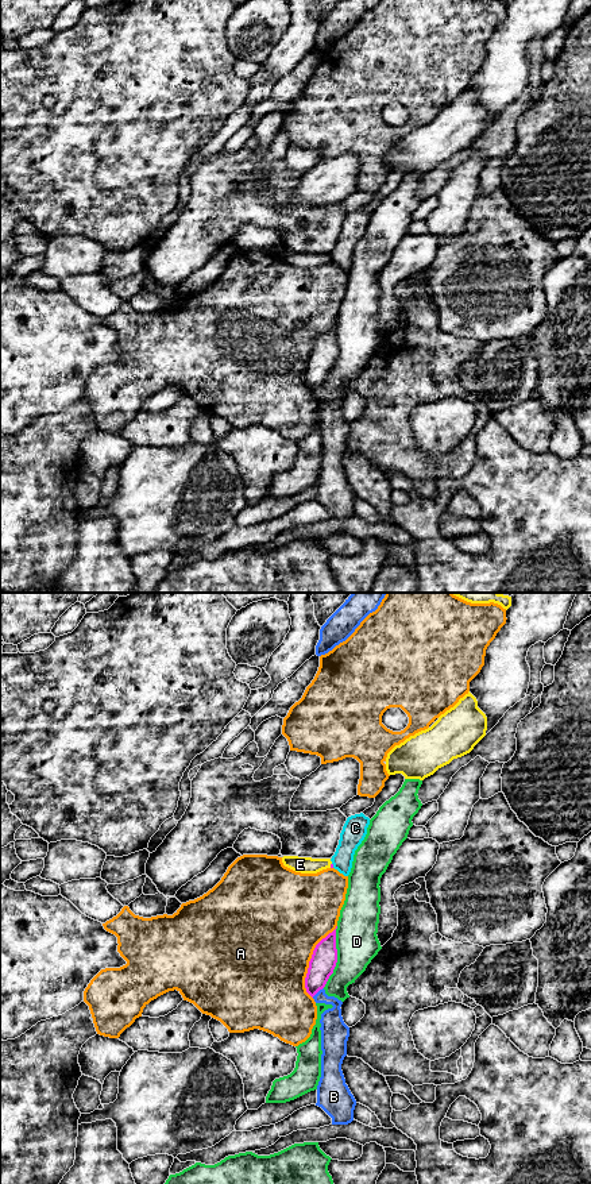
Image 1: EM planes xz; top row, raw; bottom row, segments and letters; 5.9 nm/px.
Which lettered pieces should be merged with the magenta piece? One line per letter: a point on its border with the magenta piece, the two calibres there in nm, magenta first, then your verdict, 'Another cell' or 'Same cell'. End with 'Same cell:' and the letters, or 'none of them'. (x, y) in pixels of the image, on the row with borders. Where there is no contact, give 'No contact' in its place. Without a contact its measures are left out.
A: Touches magenta at xz (309, 961). Thickness 150 nm (magenta) against 500 nm. Another cell
B: Touches magenta at xz (317, 991). Thickness 150 nm (magenta) against 150 nm. Another cell
C: Touches magenta at xz (332, 866). Thickness 20 nm (magenta) against 140 nm. Another cell
D: Touches magenta at xz (336, 957). Thickness 150 nm (magenta) against 260 nm. Another cell
E: Touches magenta at xz (331, 866). Thickness 20 nm (magenta) against 100 nm. Another cell
Same cell: none of them

